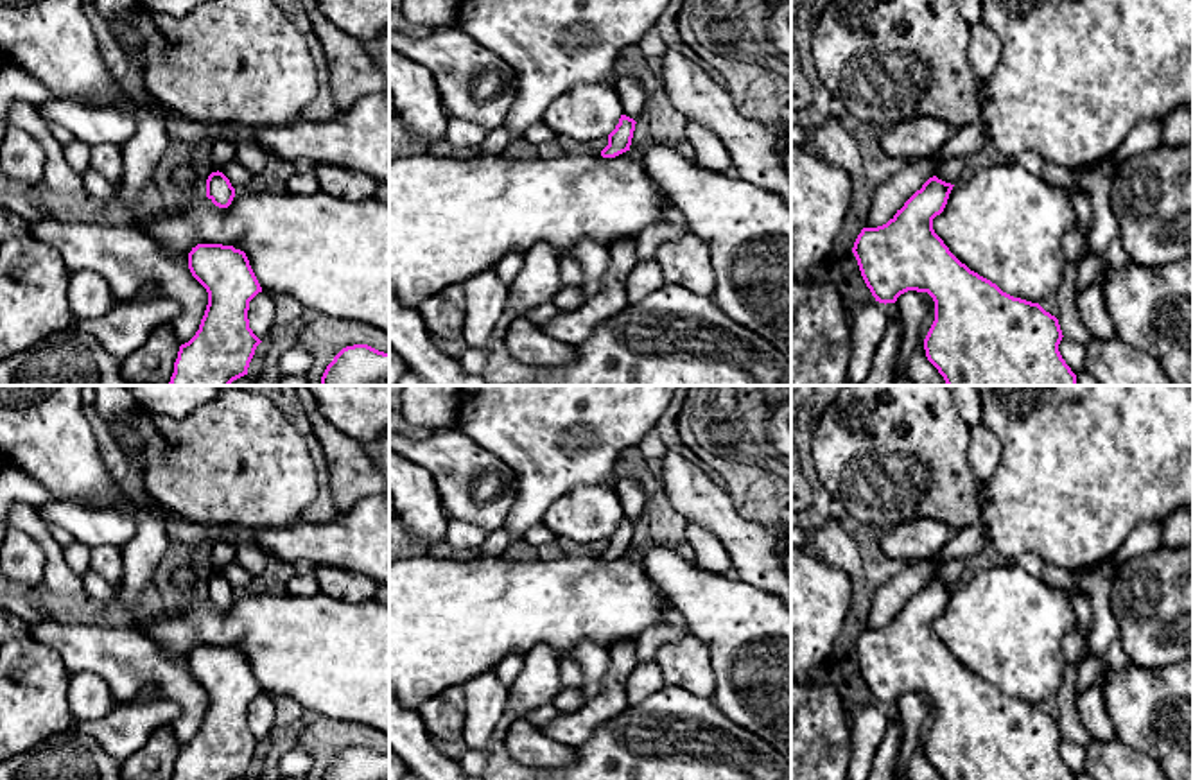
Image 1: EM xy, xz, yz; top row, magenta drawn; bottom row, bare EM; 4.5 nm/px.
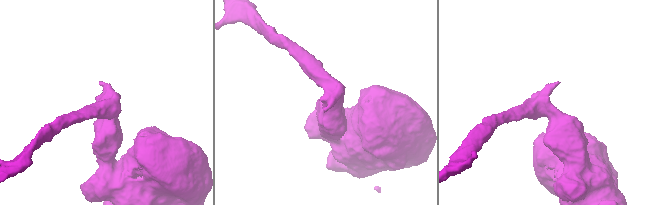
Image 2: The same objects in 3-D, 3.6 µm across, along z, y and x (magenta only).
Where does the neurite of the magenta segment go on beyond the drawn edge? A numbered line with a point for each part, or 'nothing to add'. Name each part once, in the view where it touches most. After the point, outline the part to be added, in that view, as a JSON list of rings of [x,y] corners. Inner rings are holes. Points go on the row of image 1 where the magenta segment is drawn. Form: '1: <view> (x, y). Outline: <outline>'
nothing to add

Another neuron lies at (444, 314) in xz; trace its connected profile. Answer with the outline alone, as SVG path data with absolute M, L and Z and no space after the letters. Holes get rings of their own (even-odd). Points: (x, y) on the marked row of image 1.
M448 285L418 305L418 312L434 339L461 339L466 296L461 285Z

